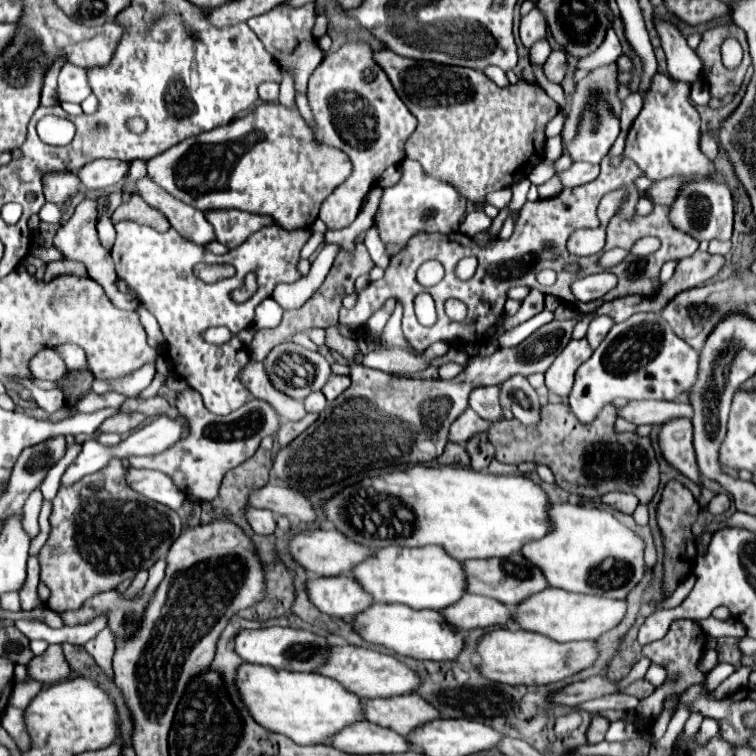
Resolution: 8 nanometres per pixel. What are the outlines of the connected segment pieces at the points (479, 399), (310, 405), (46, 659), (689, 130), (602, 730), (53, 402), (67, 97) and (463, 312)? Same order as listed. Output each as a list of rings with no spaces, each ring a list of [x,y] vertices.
[[[498,386],[476,388],[470,394],[470,408],[476,410],[478,416],[502,416],[500,388]]]
[[[312,392],[304,398],[304,406],[306,412],[322,412],[326,408],[326,398],[322,396],[322,392]]]
[[[56,644],[56,646],[48,646],[48,650],[36,658],[32,658],[32,662],[28,664],[28,674],[38,680],[38,682],[46,682],[46,684],[52,684],[52,682],[58,682],[60,678],[68,676],[70,668],[68,668],[68,662],[64,660],[64,652],[62,652],[62,646]]]
[[[658,72],[652,76],[652,84],[644,96],[644,108],[628,132],[624,150],[650,180],[662,180],[676,174],[708,174],[714,170],[700,148],[700,116],[690,102],[690,88],[692,84],[670,80],[670,76]]]
[[[596,716],[596,718],[592,720],[590,728],[588,728],[588,742],[590,742],[590,744],[602,742],[602,740],[604,740],[604,734],[606,734],[606,730],[608,730],[608,726],[610,726],[610,722],[608,722],[606,718]]]
[[[32,386],[30,388],[32,394],[34,394],[34,400],[36,404],[46,410],[46,412],[58,412],[64,408],[64,396],[62,396],[62,390],[40,390],[38,386]]]
[[[64,64],[58,74],[58,100],[60,102],[76,102],[80,104],[86,96],[92,94],[88,84],[88,70],[76,64]]]
[[[448,300],[446,302],[446,314],[454,322],[464,322],[468,316],[468,306],[460,300]]]

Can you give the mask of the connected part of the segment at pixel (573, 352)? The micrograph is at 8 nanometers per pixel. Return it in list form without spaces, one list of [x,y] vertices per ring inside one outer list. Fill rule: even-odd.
[[[586,338],[570,340],[570,344],[558,354],[558,358],[546,370],[546,388],[560,398],[568,398],[574,384],[576,368],[580,368],[580,364],[588,360],[588,356],[592,356],[592,350]]]

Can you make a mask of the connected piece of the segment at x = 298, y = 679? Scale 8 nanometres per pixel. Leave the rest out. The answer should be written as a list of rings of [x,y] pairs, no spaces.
[[[242,664],[238,670],[236,686],[258,724],[272,732],[288,736],[296,744],[328,744],[332,742],[332,736],[340,732],[340,728],[366,720],[362,698],[322,674],[304,674],[274,670],[270,666]]]

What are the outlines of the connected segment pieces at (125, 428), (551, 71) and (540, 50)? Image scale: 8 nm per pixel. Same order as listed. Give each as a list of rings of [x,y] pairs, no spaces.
[[[116,414],[108,420],[104,420],[104,424],[100,426],[100,432],[116,432],[116,434],[126,434],[130,430],[136,430],[142,422],[146,422],[148,416],[144,414]]]
[[[552,50],[552,54],[548,56],[546,64],[544,64],[544,74],[550,82],[560,82],[566,74],[566,54],[562,50]]]
[[[540,40],[530,48],[530,62],[538,66],[544,64],[544,60],[546,60],[546,40]]]

